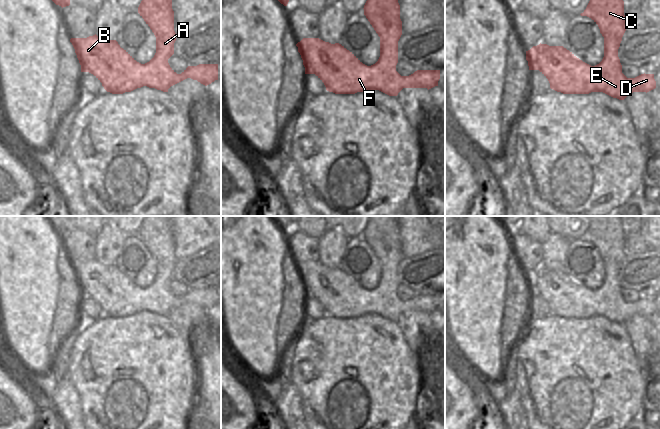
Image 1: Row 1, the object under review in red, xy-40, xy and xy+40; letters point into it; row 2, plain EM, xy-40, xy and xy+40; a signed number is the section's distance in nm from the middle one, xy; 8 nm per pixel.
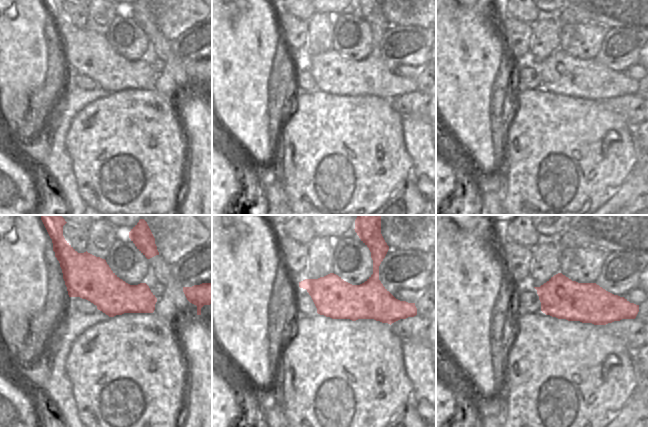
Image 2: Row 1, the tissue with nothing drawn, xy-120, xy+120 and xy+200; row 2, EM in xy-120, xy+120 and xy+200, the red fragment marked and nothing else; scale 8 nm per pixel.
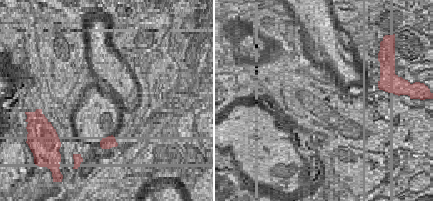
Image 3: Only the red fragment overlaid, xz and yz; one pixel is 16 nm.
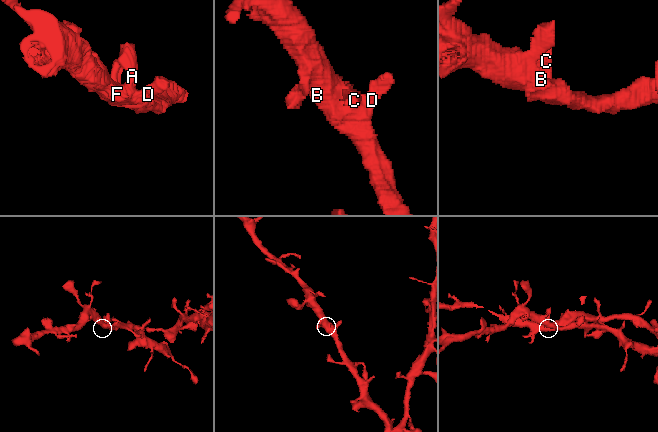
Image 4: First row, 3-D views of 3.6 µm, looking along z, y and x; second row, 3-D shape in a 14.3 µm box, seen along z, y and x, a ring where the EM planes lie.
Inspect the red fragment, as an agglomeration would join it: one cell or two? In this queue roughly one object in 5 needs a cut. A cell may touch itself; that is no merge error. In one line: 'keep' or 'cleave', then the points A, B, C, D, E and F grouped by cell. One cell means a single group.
keep; groups A B C D E F

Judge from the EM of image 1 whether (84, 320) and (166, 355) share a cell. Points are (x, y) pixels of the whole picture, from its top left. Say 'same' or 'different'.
different

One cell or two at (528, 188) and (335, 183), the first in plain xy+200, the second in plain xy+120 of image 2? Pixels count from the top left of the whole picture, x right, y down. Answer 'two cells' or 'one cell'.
one cell

